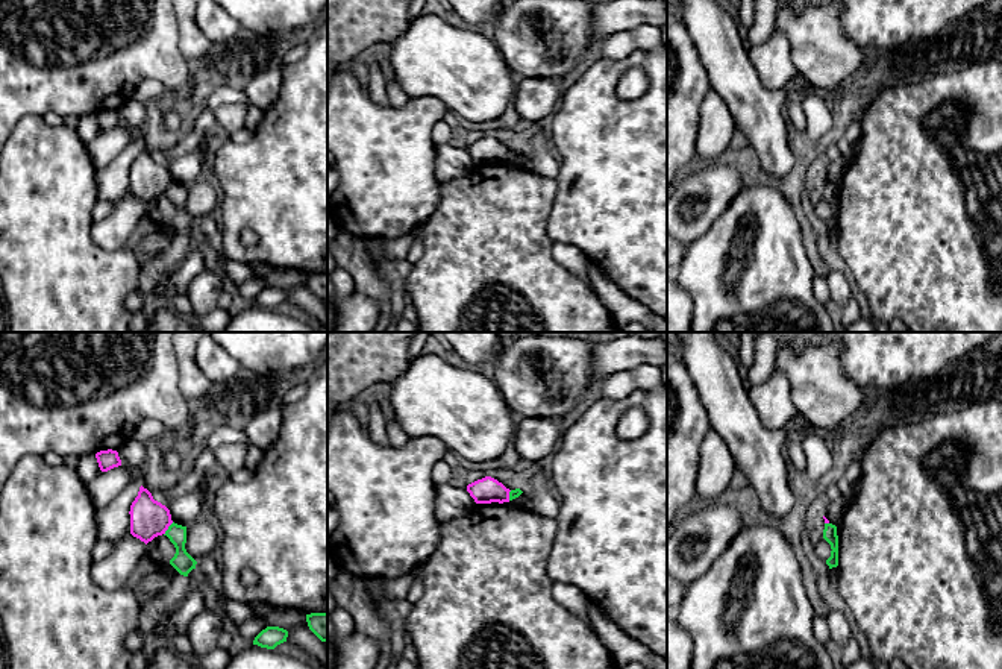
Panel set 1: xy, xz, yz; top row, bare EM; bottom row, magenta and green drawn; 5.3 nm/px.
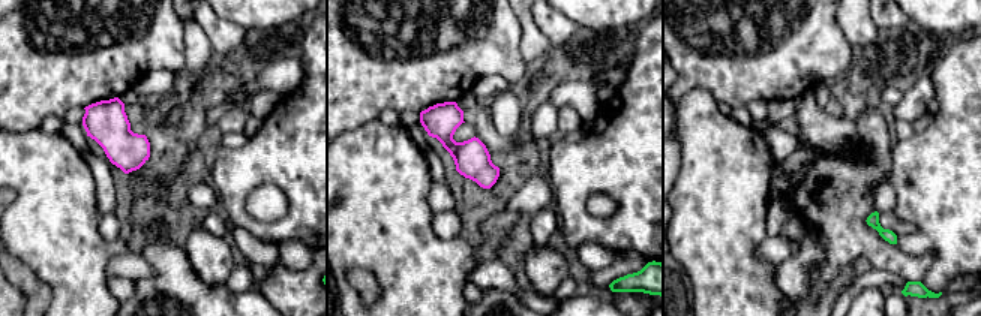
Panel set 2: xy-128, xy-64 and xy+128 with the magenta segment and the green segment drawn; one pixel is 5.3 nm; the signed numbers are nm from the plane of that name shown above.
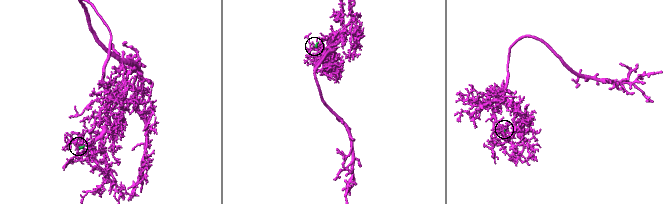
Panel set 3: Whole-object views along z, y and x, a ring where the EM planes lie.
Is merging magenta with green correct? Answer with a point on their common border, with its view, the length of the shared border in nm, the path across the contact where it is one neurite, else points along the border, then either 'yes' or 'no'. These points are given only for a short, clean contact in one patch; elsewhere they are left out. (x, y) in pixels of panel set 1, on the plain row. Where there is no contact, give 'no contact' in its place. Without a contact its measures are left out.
contact xy (167, 188); length 90 nm; border xy (173, 182), (164, 194); no

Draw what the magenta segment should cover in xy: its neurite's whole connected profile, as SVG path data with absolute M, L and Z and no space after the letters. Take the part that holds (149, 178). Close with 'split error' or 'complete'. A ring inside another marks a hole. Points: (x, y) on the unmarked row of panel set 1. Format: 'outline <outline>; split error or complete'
outline M139 147L138 156L130 165L130 194L146 205L155 197L165 194L173 184L170 170L155 161L152 153Z; complete

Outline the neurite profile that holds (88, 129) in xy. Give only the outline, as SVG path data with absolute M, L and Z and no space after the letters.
M96 114L80 117L76 132L85 144L94 141L102 133Z

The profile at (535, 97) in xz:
M521 77L512 100L512 108L521 120L532 121L535 126L556 111L561 94L553 79Z

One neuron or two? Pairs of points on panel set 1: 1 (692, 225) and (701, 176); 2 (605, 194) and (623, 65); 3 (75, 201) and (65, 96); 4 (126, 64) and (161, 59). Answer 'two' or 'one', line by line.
1: one
2: one
3: two
4: one

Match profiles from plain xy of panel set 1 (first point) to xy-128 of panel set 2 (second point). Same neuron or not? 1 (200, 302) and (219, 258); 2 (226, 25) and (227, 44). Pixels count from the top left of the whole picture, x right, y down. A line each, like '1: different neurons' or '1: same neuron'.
1: same neuron
2: same neuron

